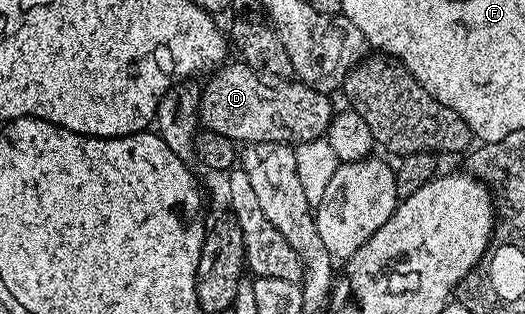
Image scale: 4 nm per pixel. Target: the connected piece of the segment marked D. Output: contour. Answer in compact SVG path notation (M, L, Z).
M242 62L226 63L208 77L205 89L200 89L199 124L202 129L209 129L215 134L226 135L236 141L258 144L259 142L275 142L296 146L311 140L320 140L326 135L329 124L335 113L335 106L324 92L300 82L281 82L278 88L272 88L268 79L262 78L256 71Z

